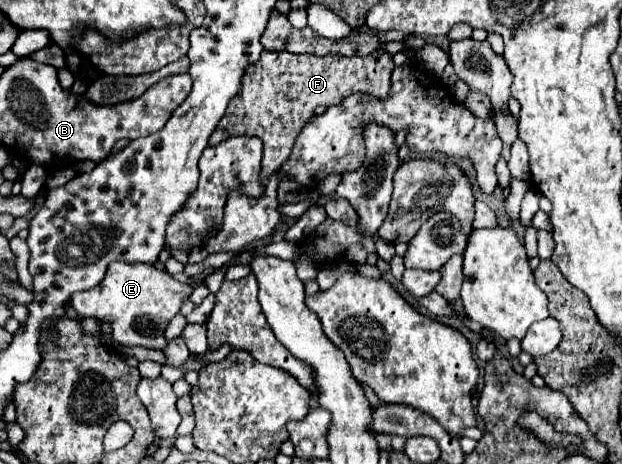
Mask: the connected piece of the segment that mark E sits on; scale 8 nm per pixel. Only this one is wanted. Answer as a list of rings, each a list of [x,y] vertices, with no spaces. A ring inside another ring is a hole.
[[[114,261],[108,265],[106,277],[100,283],[100,287],[72,295],[70,305],[76,309],[80,319],[96,317],[108,323],[112,327],[112,339],[118,341],[120,345],[126,347],[142,345],[148,349],[162,351],[168,345],[164,331],[170,319],[180,311],[184,299],[192,295],[192,291],[194,285],[180,283],[178,279],[168,275],[164,269],[158,269],[156,265]]]

